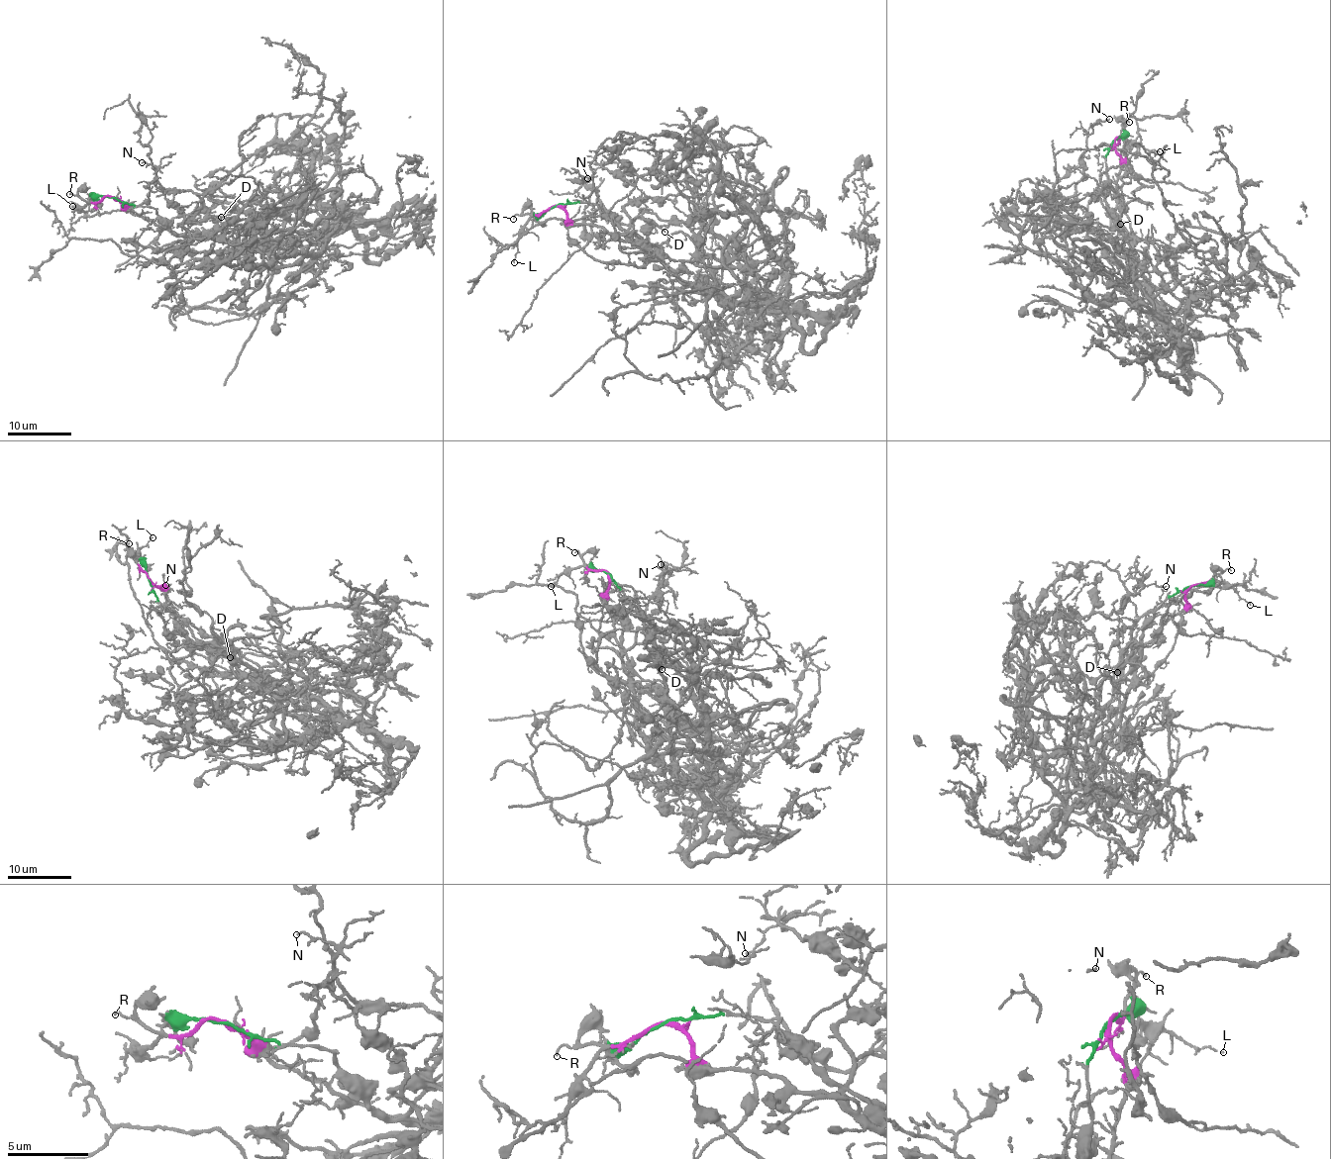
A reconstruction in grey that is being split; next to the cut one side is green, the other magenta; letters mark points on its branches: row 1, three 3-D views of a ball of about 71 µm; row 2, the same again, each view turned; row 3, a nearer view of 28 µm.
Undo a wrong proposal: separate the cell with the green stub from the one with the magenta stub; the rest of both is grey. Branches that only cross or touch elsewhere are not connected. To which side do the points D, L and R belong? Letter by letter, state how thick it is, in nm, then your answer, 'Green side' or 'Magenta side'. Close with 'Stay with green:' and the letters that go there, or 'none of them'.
D: Thickness 110 nm. Magenta side
L: Thickness 80 nm. Magenta side
R: Thickness 90 nm. Magenta side
Stay with green: none of them

